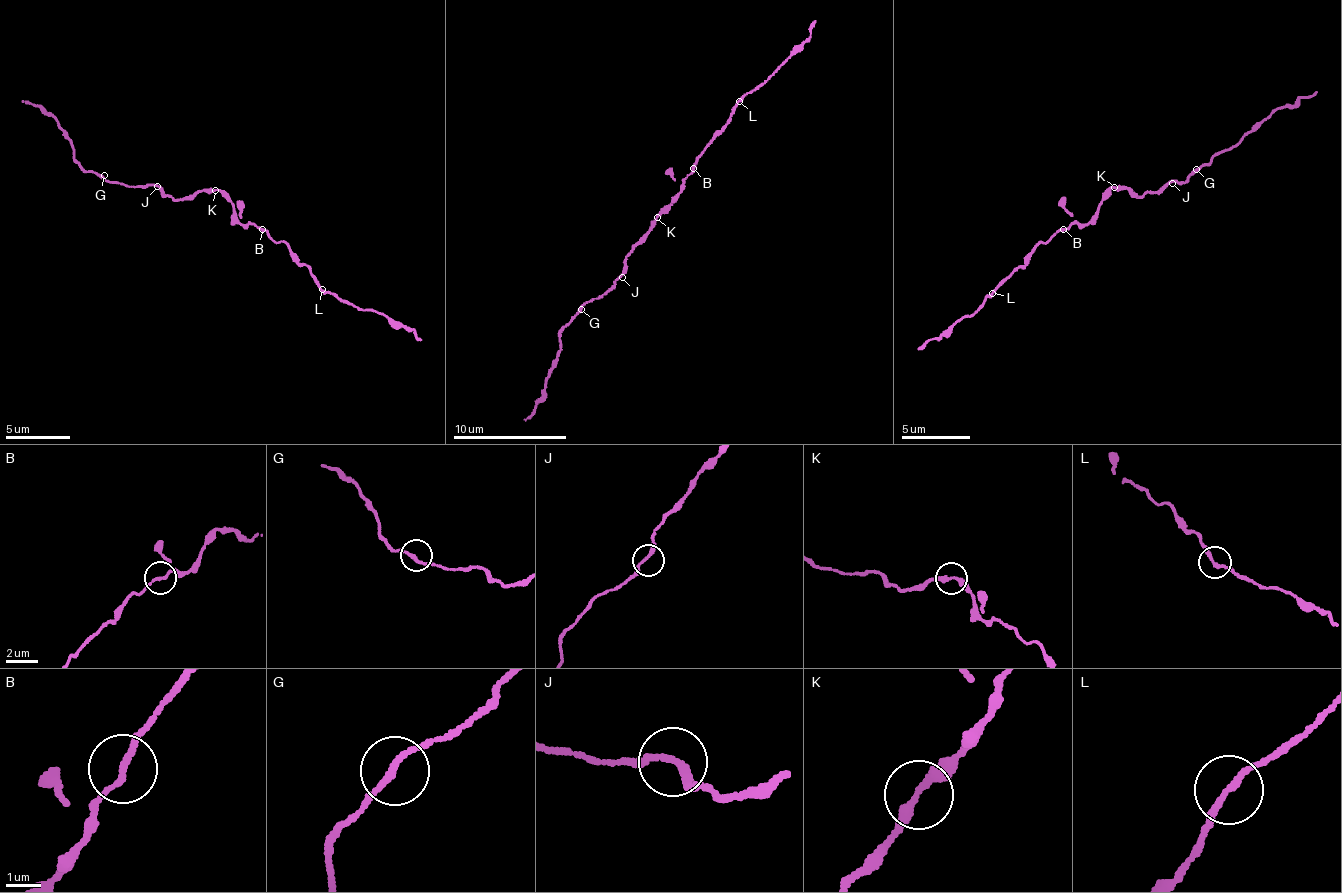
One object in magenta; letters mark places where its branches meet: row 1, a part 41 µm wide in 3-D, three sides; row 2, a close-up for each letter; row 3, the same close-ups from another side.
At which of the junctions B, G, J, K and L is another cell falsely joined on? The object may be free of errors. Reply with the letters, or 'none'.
none

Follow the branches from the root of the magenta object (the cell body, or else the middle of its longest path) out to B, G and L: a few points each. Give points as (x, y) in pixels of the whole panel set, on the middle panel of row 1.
B: (657, 215), (672, 204), (693, 168)
G: (657, 215), (657, 220), (626, 258), (626, 269), (603, 295), (591, 298), (581, 309)
L: (657, 215), (672, 204), (674, 196), (681, 191), (684, 179), (693, 171), (693, 163), (725, 127), (738, 100)

